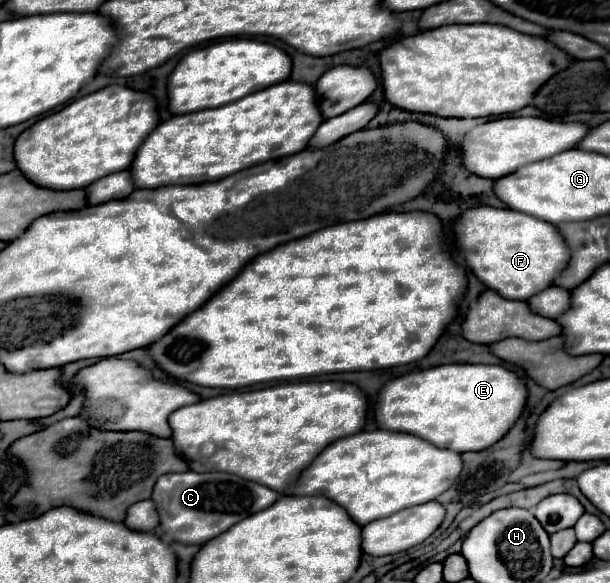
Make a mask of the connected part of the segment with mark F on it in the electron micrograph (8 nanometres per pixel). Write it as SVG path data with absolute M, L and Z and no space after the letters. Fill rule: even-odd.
M470 208L454 220L452 230L456 246L464 254L474 276L508 300L528 300L536 292L548 288L570 258L562 236L558 236L552 224L508 208Z

